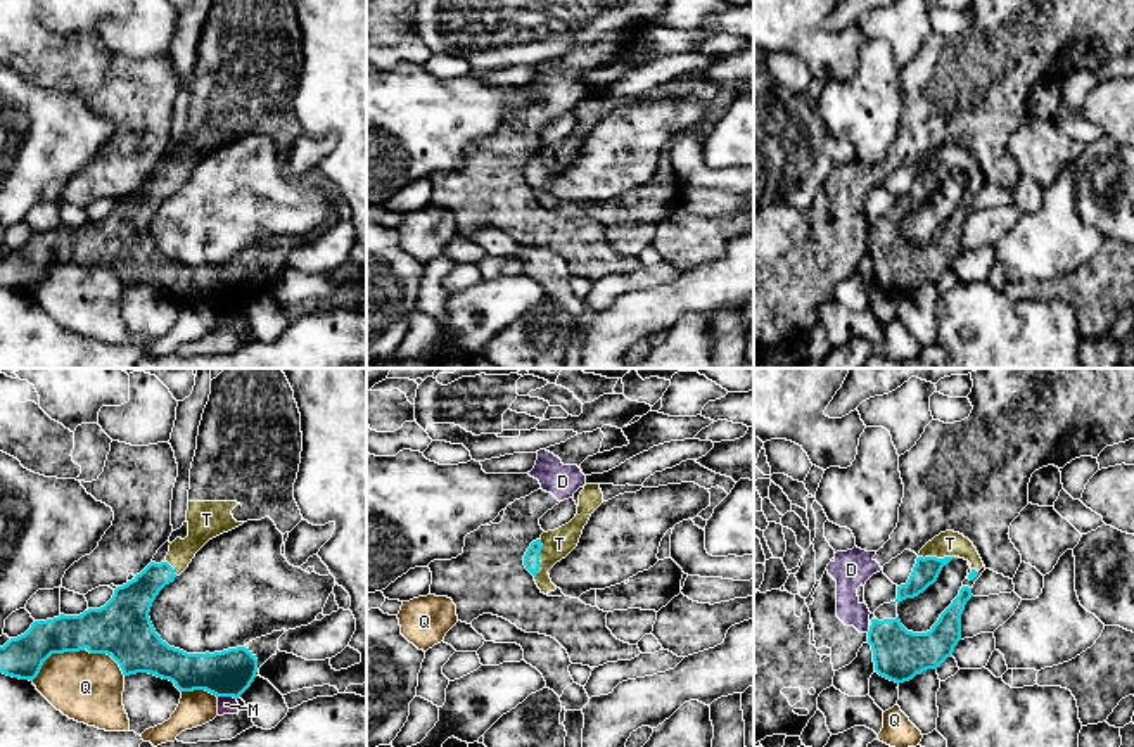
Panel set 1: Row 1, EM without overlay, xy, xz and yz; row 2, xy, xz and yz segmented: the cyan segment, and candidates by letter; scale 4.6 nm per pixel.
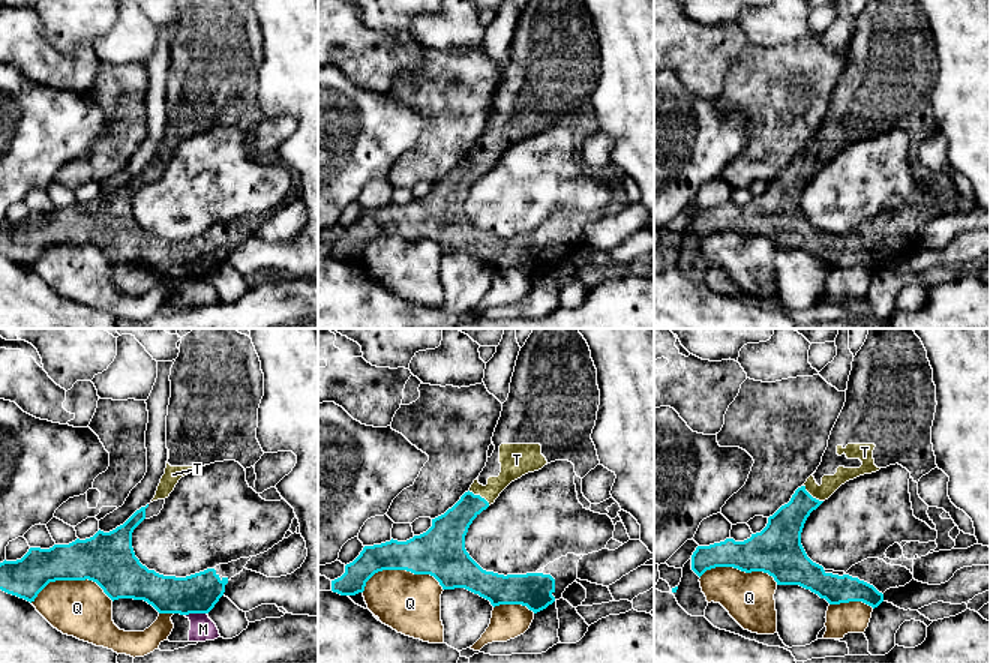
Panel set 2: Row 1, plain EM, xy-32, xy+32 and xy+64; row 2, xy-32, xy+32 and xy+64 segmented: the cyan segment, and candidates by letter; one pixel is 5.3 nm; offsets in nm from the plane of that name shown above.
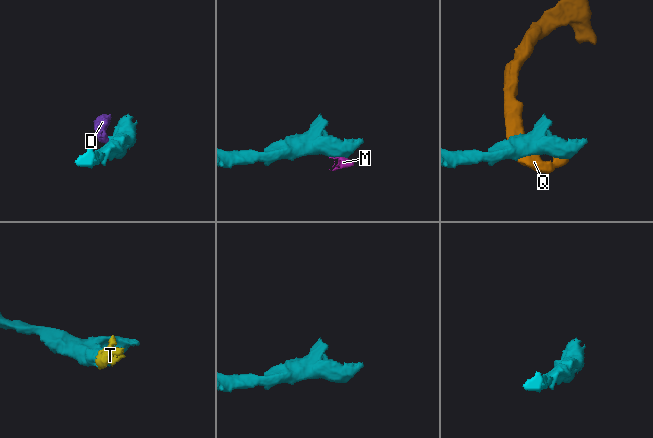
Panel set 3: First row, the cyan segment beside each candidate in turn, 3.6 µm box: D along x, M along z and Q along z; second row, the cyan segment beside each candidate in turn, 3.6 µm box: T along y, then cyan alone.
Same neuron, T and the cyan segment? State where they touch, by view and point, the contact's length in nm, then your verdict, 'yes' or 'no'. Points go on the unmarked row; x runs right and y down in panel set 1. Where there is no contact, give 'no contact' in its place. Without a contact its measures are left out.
xz (538, 172) | 190 nm | yes

